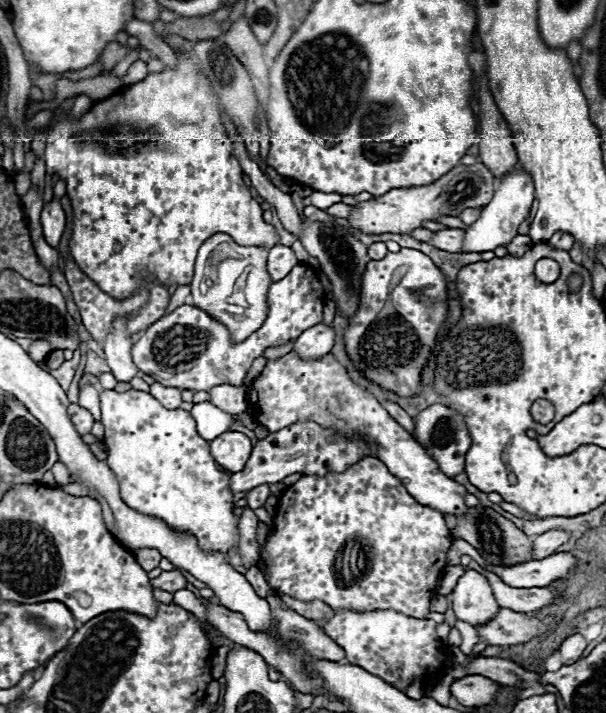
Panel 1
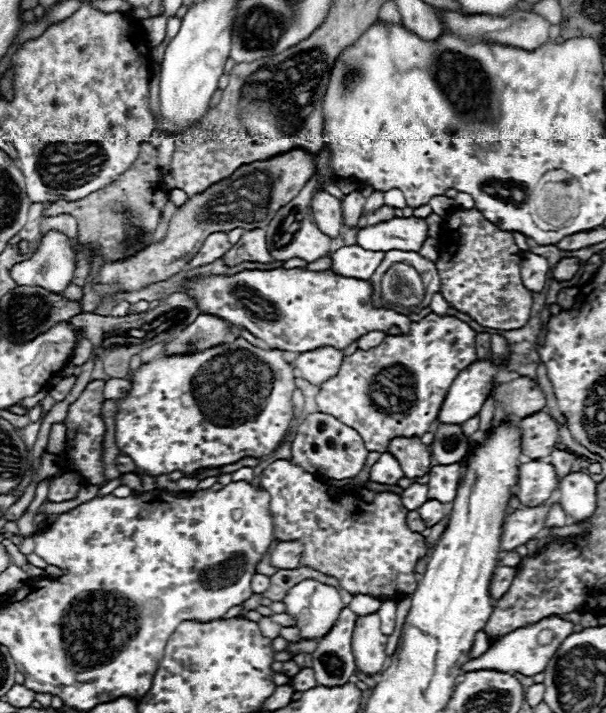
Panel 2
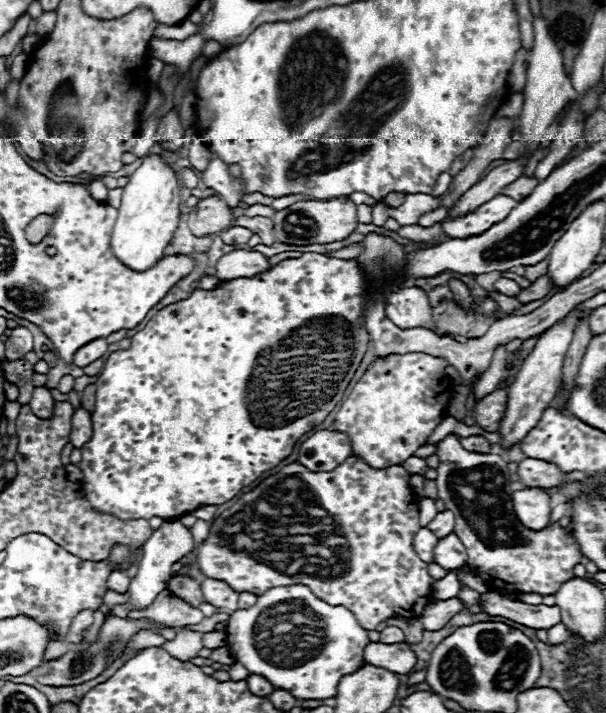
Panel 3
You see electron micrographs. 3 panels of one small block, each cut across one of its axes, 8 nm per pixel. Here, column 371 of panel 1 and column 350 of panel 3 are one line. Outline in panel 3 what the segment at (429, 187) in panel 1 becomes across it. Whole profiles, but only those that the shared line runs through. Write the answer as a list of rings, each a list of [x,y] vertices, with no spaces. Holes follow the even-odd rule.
[[[334,198],[328,202],[322,200],[306,200],[296,202],[284,210],[278,210],[272,216],[274,222],[274,236],[278,242],[294,244],[294,246],[308,246],[308,244],[328,244],[348,238],[358,220],[356,220],[356,204],[348,198]]]

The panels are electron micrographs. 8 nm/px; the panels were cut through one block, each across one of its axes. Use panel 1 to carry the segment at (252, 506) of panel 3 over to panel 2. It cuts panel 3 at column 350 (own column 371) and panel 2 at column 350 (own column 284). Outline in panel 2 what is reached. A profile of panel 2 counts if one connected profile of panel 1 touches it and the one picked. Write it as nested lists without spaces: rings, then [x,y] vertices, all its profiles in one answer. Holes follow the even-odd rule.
[[[290,460],[272,462],[260,476],[260,486],[270,494],[270,514],[274,524],[274,540],[284,542],[300,542],[304,546],[300,554],[300,566],[314,568],[326,576],[334,576],[344,590],[352,596],[368,594],[378,600],[398,600],[406,594],[412,594],[418,586],[416,564],[420,558],[430,556],[434,546],[428,548],[428,540],[412,532],[406,524],[408,510],[402,506],[400,496],[394,492],[378,492],[372,502],[364,502],[354,492],[344,492],[340,496],[328,494],[328,484],[316,480],[308,472],[302,472]]]

